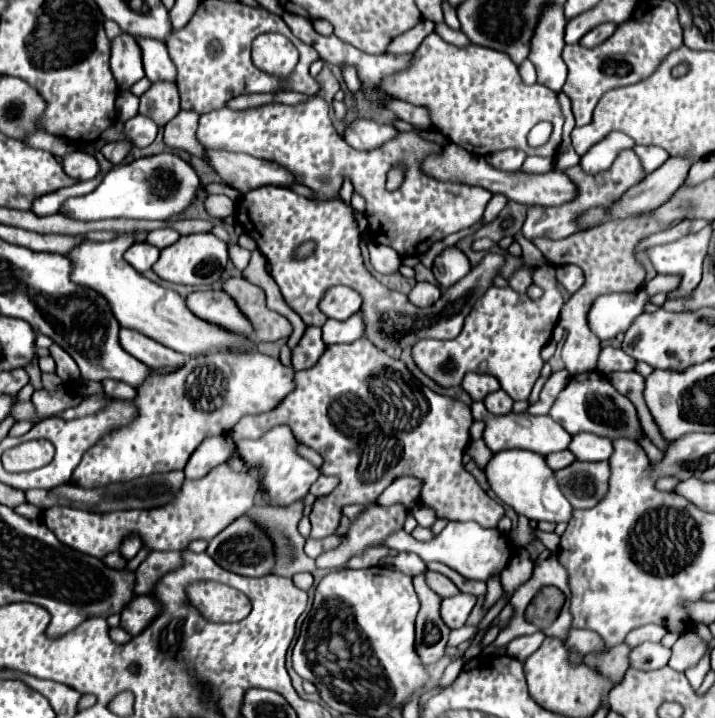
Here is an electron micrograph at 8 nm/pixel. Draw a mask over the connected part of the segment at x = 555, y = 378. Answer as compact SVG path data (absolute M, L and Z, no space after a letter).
M566 370L554 372L548 378L548 382L544 384L544 388L540 392L540 400L536 404L532 404L528 408L528 412L530 414L548 414L550 408L552 408L552 404L554 404L554 400L556 400L556 396L558 396L558 392L564 390L564 386L568 384L568 380L570 380L570 374Z

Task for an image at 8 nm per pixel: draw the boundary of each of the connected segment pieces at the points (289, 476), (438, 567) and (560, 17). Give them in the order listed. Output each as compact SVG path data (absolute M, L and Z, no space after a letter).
M276 426L258 440L240 440L240 442L236 442L236 448L240 452L240 458L250 468L262 466L266 470L260 486L262 486L262 490L266 490L270 494L270 500L278 506L288 506L288 504L300 500L302 496L306 496L312 482L320 476L318 468L314 468L308 460L304 460L296 454L296 440L286 426Z
M430 562L430 564L428 564L428 570L436 570L436 572L440 572L440 574L444 574L444 576L448 576L448 578L458 586L458 590L460 590L460 592L466 592L466 594L472 594L472 596L484 596L484 594L486 594L486 584L484 584L484 582L468 580L468 578L460 576L458 572L454 572L452 568L444 566L444 564Z
M548 8L540 18L540 24L536 24L536 36L532 36L528 54L528 60L536 66L538 84L544 84L554 92L560 92L566 82L566 64L560 56L564 48L564 26L564 10Z

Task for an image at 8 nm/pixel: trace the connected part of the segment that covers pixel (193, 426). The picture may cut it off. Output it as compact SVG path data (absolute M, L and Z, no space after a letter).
M260 352L248 354L208 354L202 358L190 358L186 366L178 368L172 374L152 374L144 380L146 384L136 388L136 398L132 404L140 408L140 416L122 428L122 432L112 432L112 436L104 436L100 444L94 444L76 466L72 474L72 482L84 488L96 488L110 482L126 482L140 476L150 476L154 472L170 472L182 470L190 458L190 454L206 440L208 436L226 436L234 424L248 414L264 414L274 410L284 396L288 396L294 386L294 370L284 366L278 358L270 358Z

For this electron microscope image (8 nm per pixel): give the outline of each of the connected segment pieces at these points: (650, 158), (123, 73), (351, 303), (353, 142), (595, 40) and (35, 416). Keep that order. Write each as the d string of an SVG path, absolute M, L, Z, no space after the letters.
M636 146L634 152L640 156L644 170L650 174L656 168L660 168L670 156L668 152L664 152L664 148L656 148L656 146Z
M120 34L120 36L116 36L116 40L112 40L110 68L112 68L112 74L114 74L120 90L130 88L134 82L144 78L140 46L136 44L136 40L132 36Z
M336 286L324 292L320 300L320 310L324 312L326 318L342 322L352 314L356 314L360 310L360 304L362 304L362 298L358 292L354 292L348 286Z
M356 118L346 124L344 140L356 150L372 150L388 142L388 124L378 124L368 118Z
M612 22L600 24L600 26L596 26L594 30L590 30L586 36L582 36L580 44L582 44L584 48L598 46L598 44L602 44L604 40L608 40L608 38L614 34L614 30L616 30L616 24L612 24Z
M16 400L16 402L12 404L12 412L8 412L8 416L10 416L10 418L14 418L14 422L22 422L22 420L26 420L26 422L36 424L36 422L40 422L40 420L42 420L42 418L40 418L40 414L36 412L36 408L34 408L32 400L26 400L26 402Z

